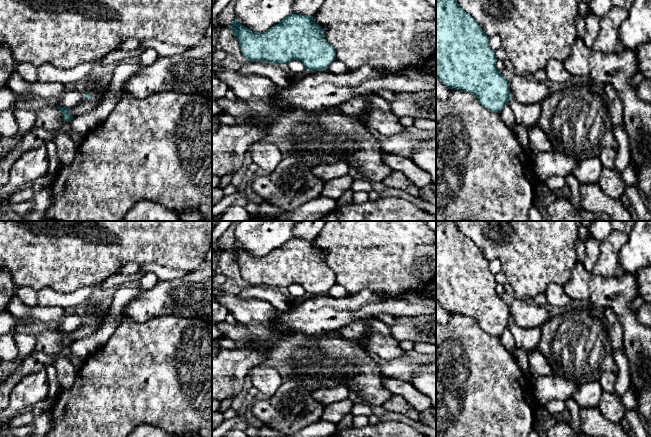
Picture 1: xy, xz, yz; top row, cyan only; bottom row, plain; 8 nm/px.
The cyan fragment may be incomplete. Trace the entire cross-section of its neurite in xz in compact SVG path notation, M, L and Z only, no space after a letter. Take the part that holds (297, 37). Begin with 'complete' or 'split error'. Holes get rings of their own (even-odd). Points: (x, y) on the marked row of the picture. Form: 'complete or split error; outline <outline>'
complete; outline M292 14L266 32L255 33L235 18L230 29L238 40L241 52L250 62L268 62L274 65L301 61L309 72L325 71L336 60L334 47L325 40L325 29L314 22L313 16Z

